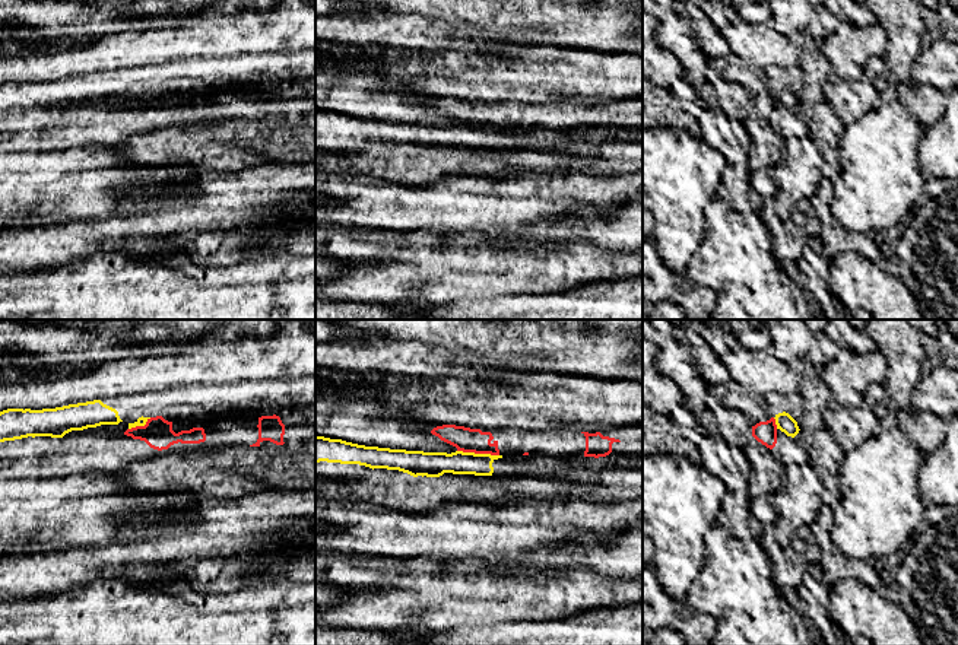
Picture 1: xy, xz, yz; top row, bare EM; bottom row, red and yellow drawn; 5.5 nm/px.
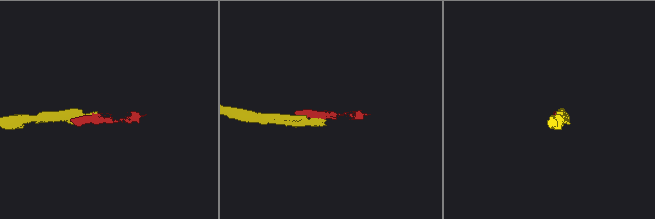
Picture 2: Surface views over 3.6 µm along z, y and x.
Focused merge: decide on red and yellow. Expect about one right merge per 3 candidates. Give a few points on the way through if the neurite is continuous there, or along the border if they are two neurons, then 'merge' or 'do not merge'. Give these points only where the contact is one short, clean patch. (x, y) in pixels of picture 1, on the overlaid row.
along xz (457, 450), (498, 456) | do not merge

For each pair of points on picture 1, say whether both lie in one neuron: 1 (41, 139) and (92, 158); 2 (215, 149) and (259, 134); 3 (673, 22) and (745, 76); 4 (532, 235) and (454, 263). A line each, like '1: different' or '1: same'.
1: different
2: same
3: different
4: different

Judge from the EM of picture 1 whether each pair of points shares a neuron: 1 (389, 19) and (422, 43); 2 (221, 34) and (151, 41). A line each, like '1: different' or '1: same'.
1: different
2: same

